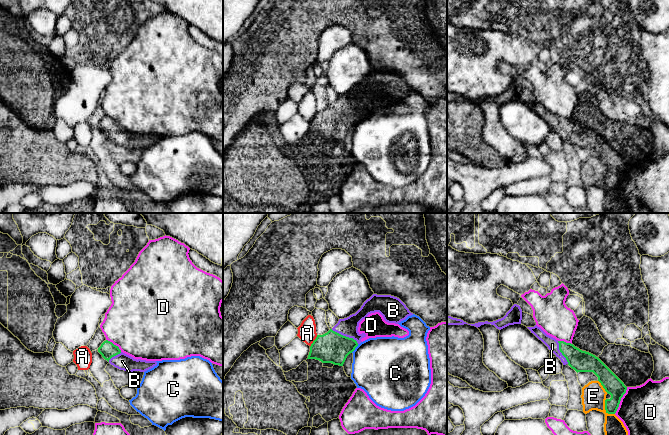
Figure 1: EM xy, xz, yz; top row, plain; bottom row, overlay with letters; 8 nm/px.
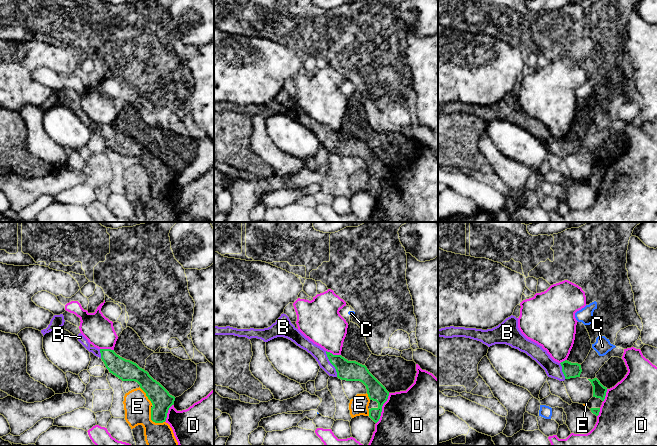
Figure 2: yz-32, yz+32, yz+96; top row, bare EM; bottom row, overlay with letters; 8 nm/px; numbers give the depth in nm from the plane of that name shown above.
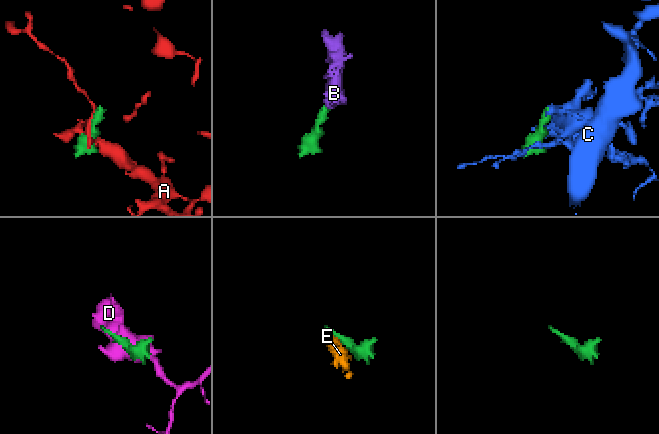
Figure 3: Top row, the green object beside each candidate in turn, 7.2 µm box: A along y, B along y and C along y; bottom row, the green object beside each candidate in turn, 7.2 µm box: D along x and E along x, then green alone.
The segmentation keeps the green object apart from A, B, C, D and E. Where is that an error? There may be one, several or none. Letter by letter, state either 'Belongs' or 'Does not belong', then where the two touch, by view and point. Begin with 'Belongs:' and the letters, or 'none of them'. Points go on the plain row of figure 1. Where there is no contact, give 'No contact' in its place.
Belongs: B
A: Does not belong. Touches green at xz (313, 117)
B: Belongs. Touches green at xz (345, 112)
C: Does not belong. Touches green at xz (355, 123)
D: Does not belong. Touches green at yz (620, 176)
E: Does not belong. Touches green at yz (605, 185)

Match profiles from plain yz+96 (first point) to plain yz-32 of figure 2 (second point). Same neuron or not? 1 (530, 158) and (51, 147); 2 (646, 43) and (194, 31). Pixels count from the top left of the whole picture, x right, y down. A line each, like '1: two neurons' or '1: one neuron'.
1: two neurons
2: two neurons

